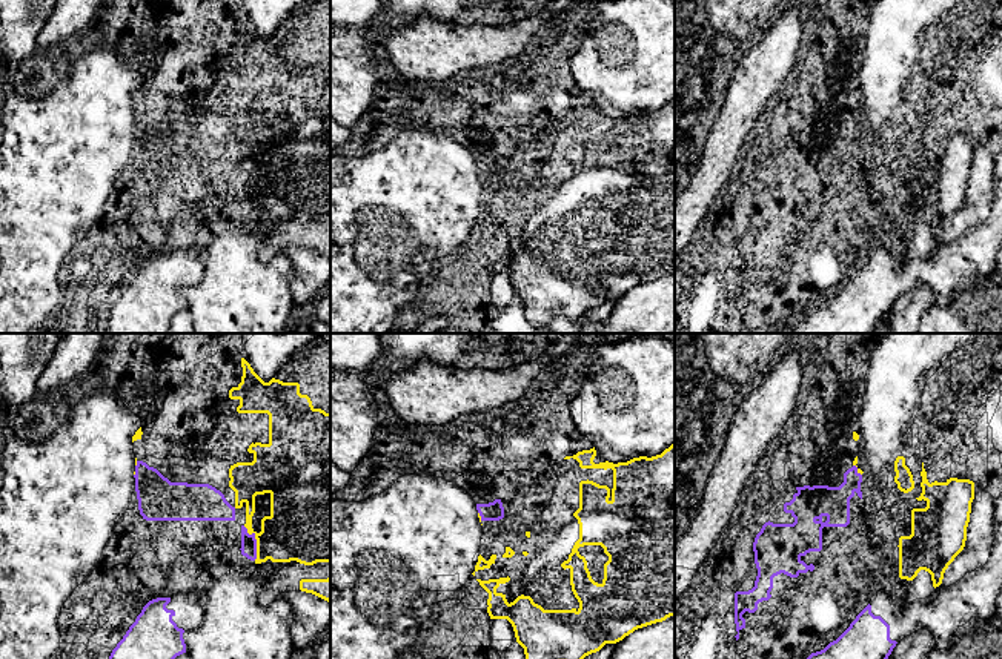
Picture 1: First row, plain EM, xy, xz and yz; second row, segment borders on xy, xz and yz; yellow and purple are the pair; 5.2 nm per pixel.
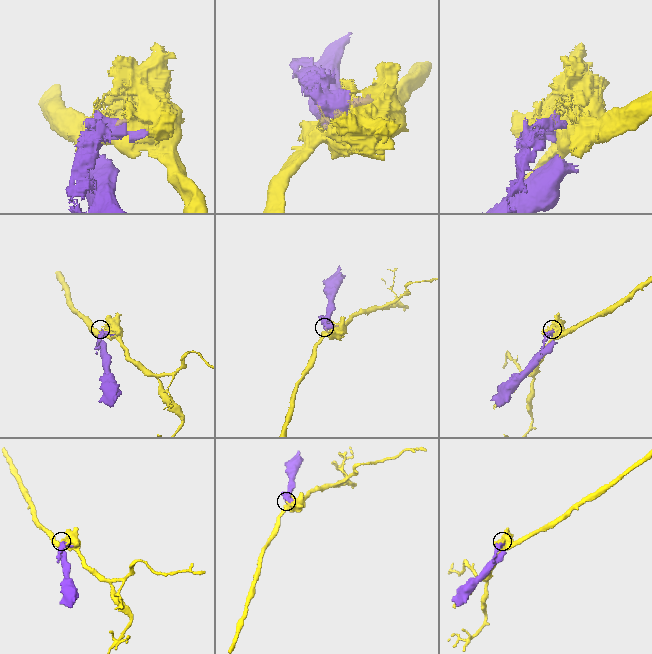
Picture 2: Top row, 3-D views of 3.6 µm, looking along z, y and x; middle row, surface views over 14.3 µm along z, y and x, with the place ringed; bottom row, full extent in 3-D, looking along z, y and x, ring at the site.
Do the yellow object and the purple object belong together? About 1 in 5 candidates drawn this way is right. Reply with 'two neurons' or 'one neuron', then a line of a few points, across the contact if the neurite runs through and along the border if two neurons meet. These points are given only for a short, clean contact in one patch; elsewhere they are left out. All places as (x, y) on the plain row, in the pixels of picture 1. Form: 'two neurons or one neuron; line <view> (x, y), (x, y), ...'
two neurons

